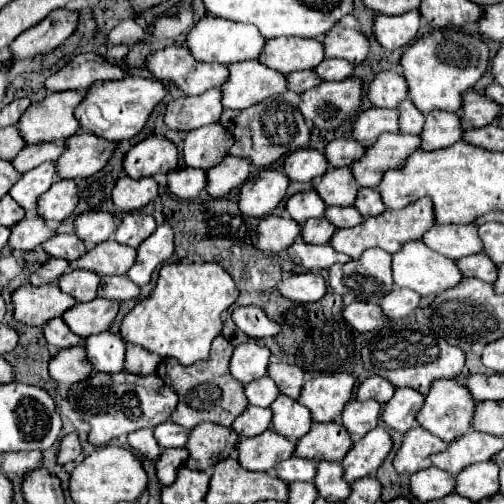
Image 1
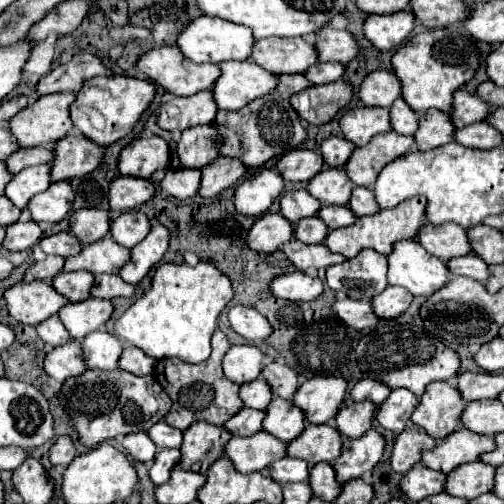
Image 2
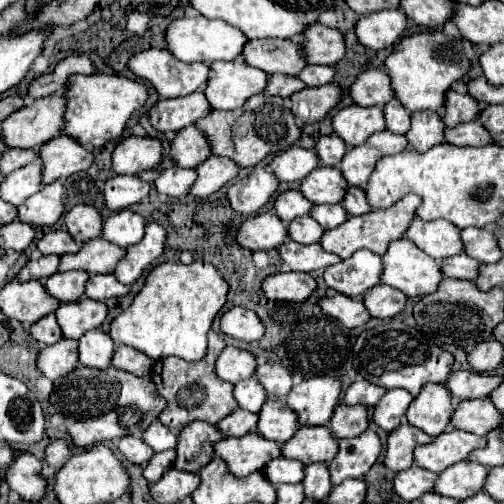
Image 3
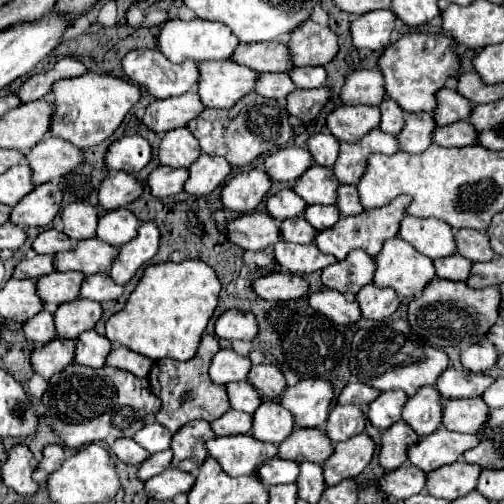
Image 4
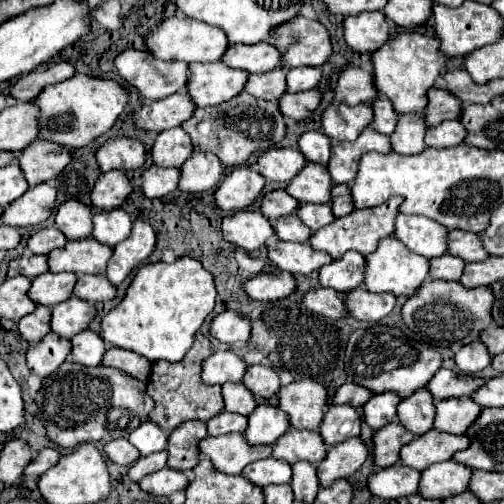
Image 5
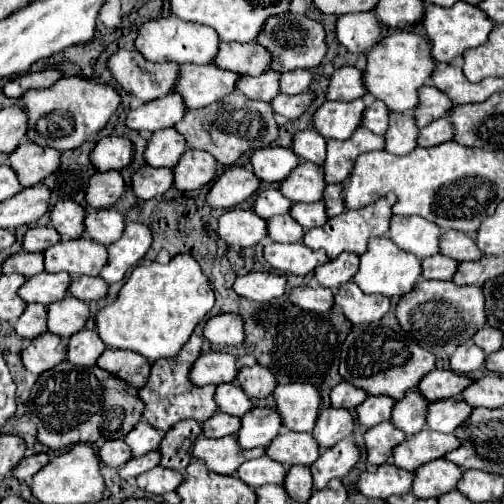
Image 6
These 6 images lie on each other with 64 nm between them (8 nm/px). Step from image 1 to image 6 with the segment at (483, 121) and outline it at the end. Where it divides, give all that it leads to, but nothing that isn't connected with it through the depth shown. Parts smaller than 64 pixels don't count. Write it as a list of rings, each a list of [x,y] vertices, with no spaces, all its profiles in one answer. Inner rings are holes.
[[[424,86],[424,88],[420,88],[420,104],[416,108],[416,124],[420,128],[424,128],[432,120],[448,116],[448,112],[452,112],[452,108],[454,108],[454,102],[444,92],[440,92],[434,86]]]

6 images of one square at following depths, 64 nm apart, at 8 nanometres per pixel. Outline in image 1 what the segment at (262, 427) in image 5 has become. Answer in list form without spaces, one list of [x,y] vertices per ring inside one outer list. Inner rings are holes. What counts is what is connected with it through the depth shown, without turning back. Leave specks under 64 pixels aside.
[[[280,394],[272,404],[272,412],[272,430],[286,436],[290,442],[298,442],[312,426],[310,410],[290,396]]]

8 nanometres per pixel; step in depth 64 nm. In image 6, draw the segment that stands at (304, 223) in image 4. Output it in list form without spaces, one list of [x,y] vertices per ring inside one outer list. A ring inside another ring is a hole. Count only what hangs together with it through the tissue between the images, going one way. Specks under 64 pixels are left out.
[[[290,214],[274,216],[268,220],[268,236],[276,242],[302,242],[304,228]]]

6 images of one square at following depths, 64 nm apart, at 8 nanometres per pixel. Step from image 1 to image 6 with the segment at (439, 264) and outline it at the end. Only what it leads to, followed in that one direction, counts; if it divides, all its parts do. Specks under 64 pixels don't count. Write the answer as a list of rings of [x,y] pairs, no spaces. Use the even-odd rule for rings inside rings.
[[[382,236],[382,238],[372,238],[368,250],[360,256],[360,270],[354,276],[354,282],[368,294],[404,296],[418,284],[420,278],[422,278],[422,260],[398,248],[390,238]]]

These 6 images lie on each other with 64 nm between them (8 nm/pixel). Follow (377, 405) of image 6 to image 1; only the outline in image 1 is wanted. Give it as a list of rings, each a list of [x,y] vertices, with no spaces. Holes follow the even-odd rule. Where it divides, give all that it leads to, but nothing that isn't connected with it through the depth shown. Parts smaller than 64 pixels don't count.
[[[398,388],[394,398],[384,406],[382,420],[402,434],[408,432],[416,426],[416,414],[420,412],[424,398],[426,396],[416,392],[414,388]]]

